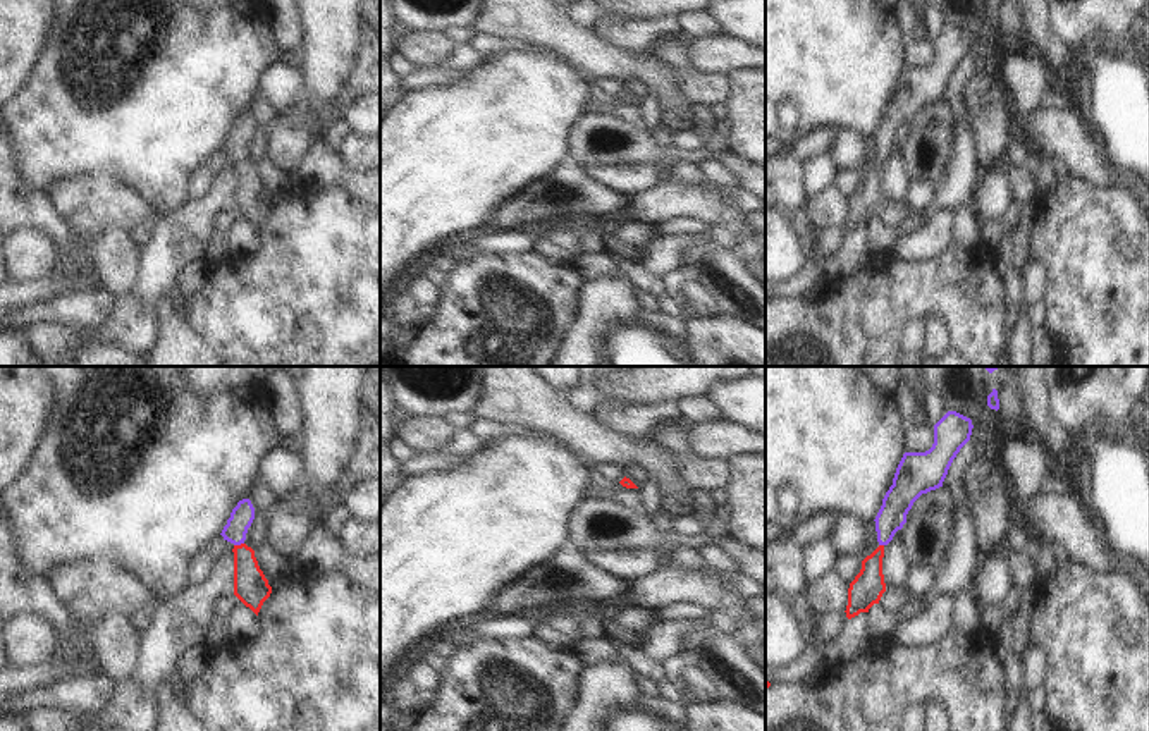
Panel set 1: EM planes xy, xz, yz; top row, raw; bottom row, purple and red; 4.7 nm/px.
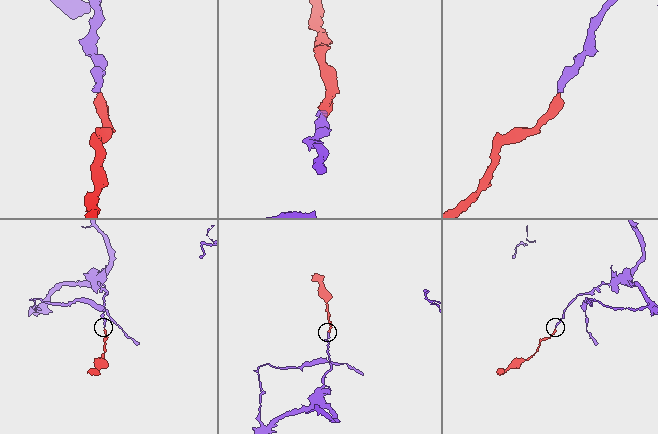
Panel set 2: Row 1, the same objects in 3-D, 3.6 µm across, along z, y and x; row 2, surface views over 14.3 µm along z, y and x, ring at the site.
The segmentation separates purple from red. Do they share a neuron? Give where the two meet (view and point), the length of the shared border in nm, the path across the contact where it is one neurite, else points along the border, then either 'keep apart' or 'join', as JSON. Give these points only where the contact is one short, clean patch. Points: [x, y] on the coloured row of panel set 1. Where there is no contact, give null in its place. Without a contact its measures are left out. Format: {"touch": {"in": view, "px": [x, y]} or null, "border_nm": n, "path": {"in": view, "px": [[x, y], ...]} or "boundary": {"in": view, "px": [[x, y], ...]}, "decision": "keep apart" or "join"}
{"touch": {"in": "xy", "px": [238, 544]}, "border_nm": 50, "path": {"in": "xy", "px": [[243, 515], [238, 523], [238, 544], [250, 585]]}, "decision": "join"}

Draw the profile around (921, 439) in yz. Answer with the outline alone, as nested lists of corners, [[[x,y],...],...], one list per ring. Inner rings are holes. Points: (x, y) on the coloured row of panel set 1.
[[[929,423],[906,432],[906,452],[925,452],[934,444],[934,427]]]

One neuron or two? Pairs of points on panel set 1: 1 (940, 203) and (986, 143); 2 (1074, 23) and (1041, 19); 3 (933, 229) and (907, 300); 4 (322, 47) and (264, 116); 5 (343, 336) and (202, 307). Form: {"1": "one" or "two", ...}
{"1": "two", "2": "two", "3": "two", "4": "two", "5": "one"}

